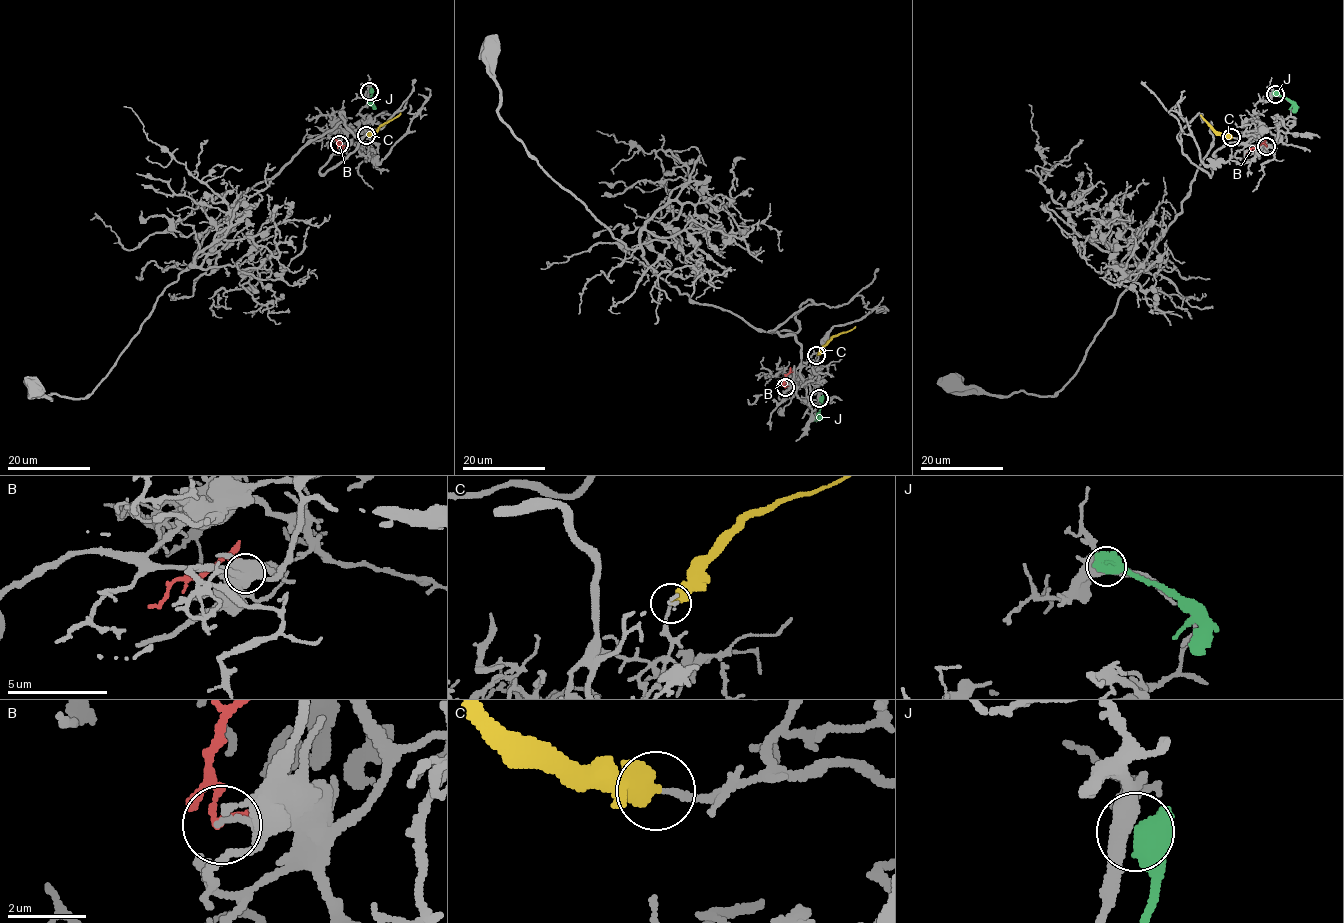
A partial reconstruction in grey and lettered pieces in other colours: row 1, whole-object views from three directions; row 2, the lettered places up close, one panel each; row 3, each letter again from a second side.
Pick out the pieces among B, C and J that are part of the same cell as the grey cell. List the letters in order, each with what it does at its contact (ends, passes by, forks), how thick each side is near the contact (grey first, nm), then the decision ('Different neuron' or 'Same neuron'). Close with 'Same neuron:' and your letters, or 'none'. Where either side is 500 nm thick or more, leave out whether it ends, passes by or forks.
B: It ends there. Thickness 160 nm (grey) against 200 nm. Different neuron
C: Thickness 140 nm (grey) against 550 nm. Same neuron
J: Thickness 420 nm (grey) against 700 nm. Different neuron
Same neuron: C

